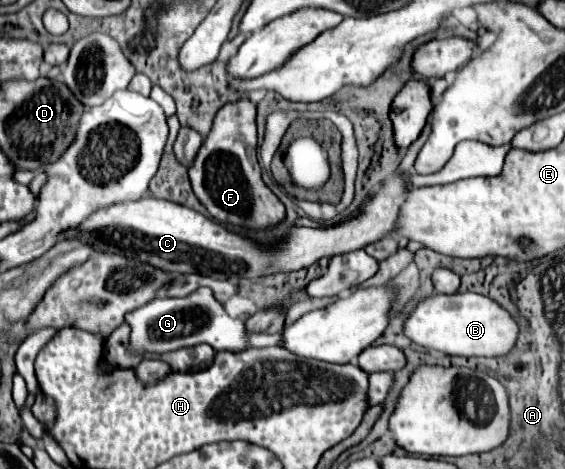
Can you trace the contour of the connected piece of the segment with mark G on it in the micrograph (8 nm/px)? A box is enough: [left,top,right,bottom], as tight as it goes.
[126,287,280,353]

